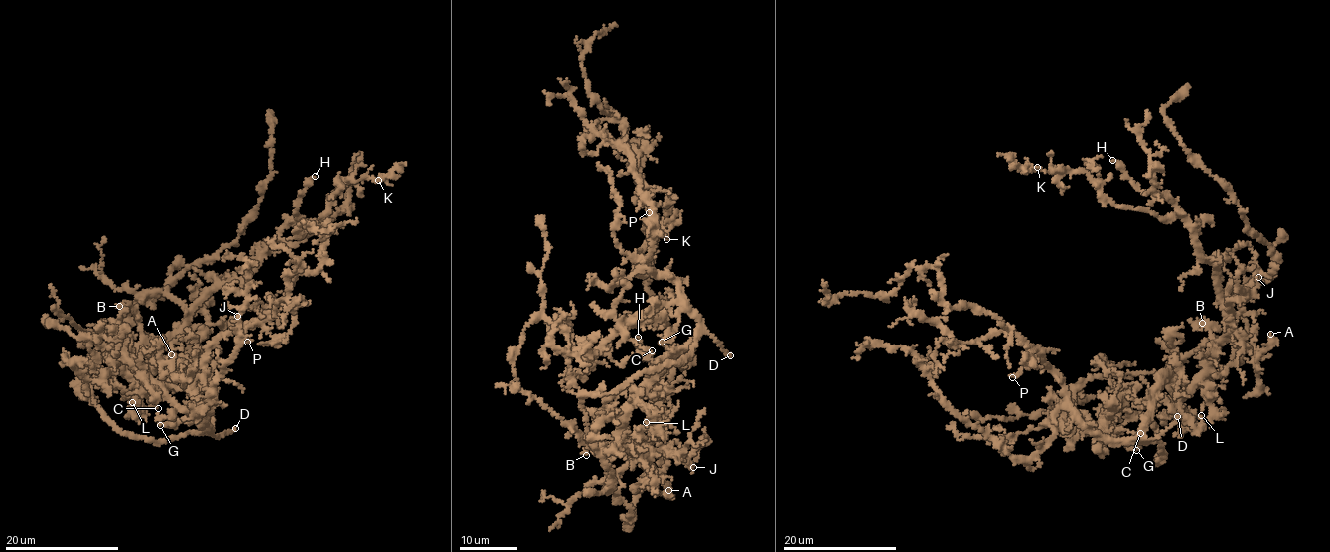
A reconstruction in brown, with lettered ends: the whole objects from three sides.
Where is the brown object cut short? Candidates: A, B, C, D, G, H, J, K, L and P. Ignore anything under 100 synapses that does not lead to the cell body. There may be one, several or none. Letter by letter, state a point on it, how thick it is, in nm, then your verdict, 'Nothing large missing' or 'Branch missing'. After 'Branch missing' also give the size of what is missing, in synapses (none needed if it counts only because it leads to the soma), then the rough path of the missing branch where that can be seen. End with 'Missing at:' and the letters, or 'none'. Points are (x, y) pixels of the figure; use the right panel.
A: Place: (1270, 334). Thickness 280 nm. Nothing large missing
B: Place: (1202, 323). Thickness 190 nm. Nothing large missing
C: Place: (1140, 433). Thickness 170 nm. Nothing large missing
D: Place: (1177, 416). Thickness 200 nm. Branch missing. Course of what is missing: (1177, 416), (1175, 330), (1184, 306), (1211, 310), (1268, 353), (1299, 357)
G: Place: (1136, 450). Thickness 160 nm. Nothing large missing
H: Place: (1112, 160). Thickness 180 nm. Nothing large missing
J: Place: (1258, 277). Thickness 120 nm. Nothing large missing
K: Place: (1037, 167). Thickness 140 nm. Nothing large missing
L: Place: (1201, 415). Thickness 170 nm. Nothing large missing
P: Place: (1012, 377). Thickness 120 nm. Nothing large missing
Missing at: D

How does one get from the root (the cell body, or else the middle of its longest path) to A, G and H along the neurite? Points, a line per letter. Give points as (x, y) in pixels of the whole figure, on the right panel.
A: (1150, 442), (1146, 414), (1166, 377), (1185, 393), (1225, 342), (1255, 363), (1270, 334)
G: (1150, 442), (1139, 439), (1121, 444), (1115, 442), (1131, 441), (1136, 450)
H: (1150, 442), (1151, 392), (1169, 375), (1185, 393), (1230, 327), (1214, 267), (1174, 204), (1112, 160)

